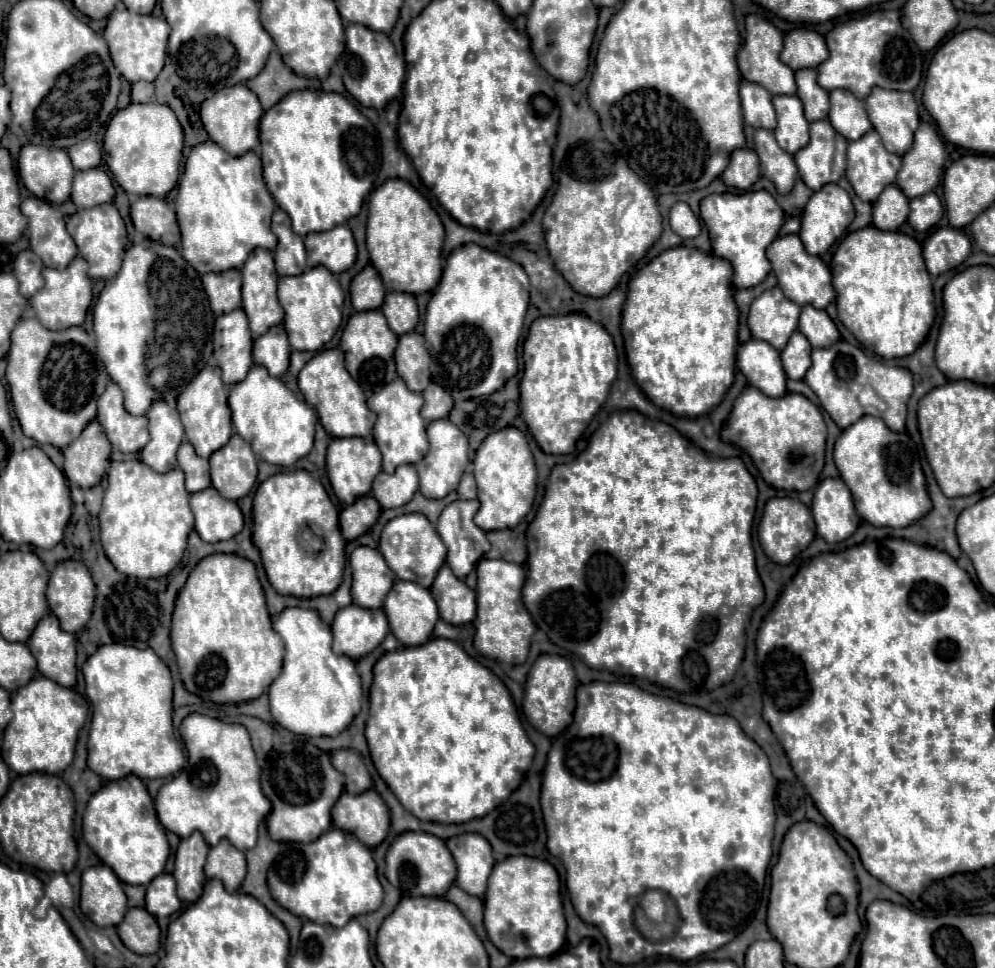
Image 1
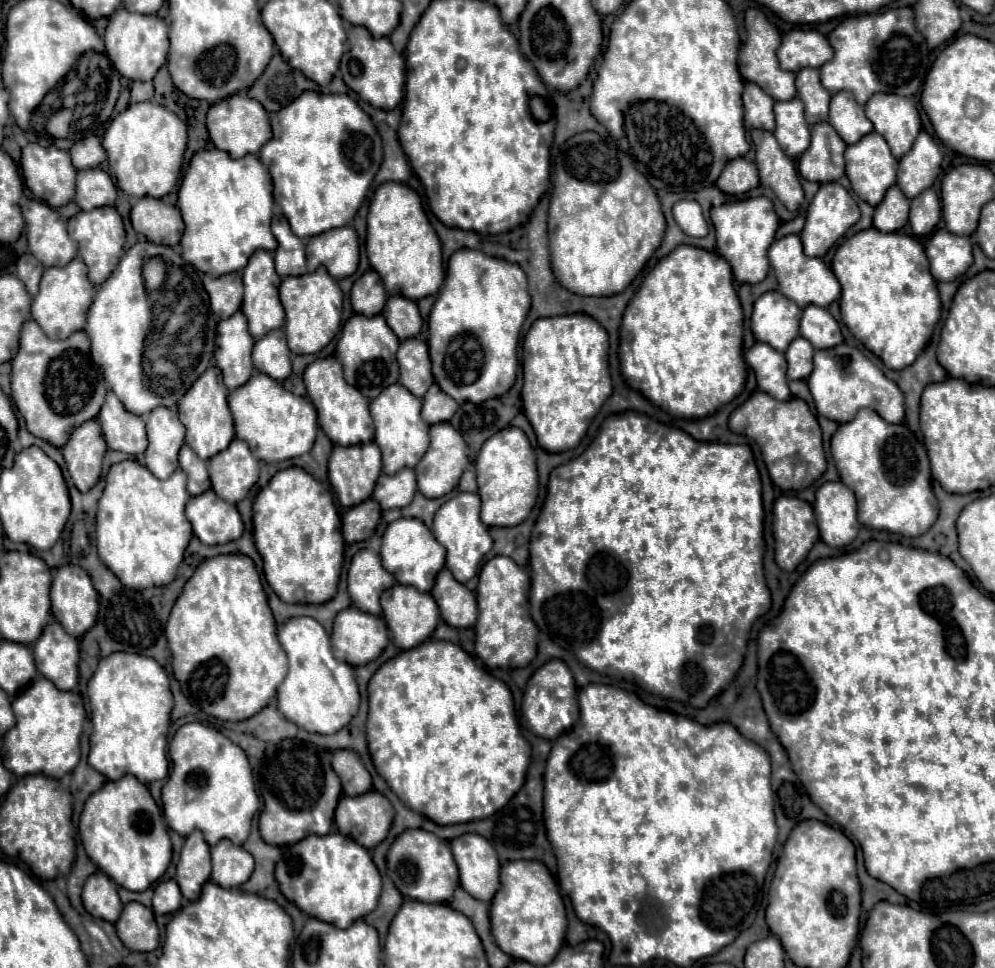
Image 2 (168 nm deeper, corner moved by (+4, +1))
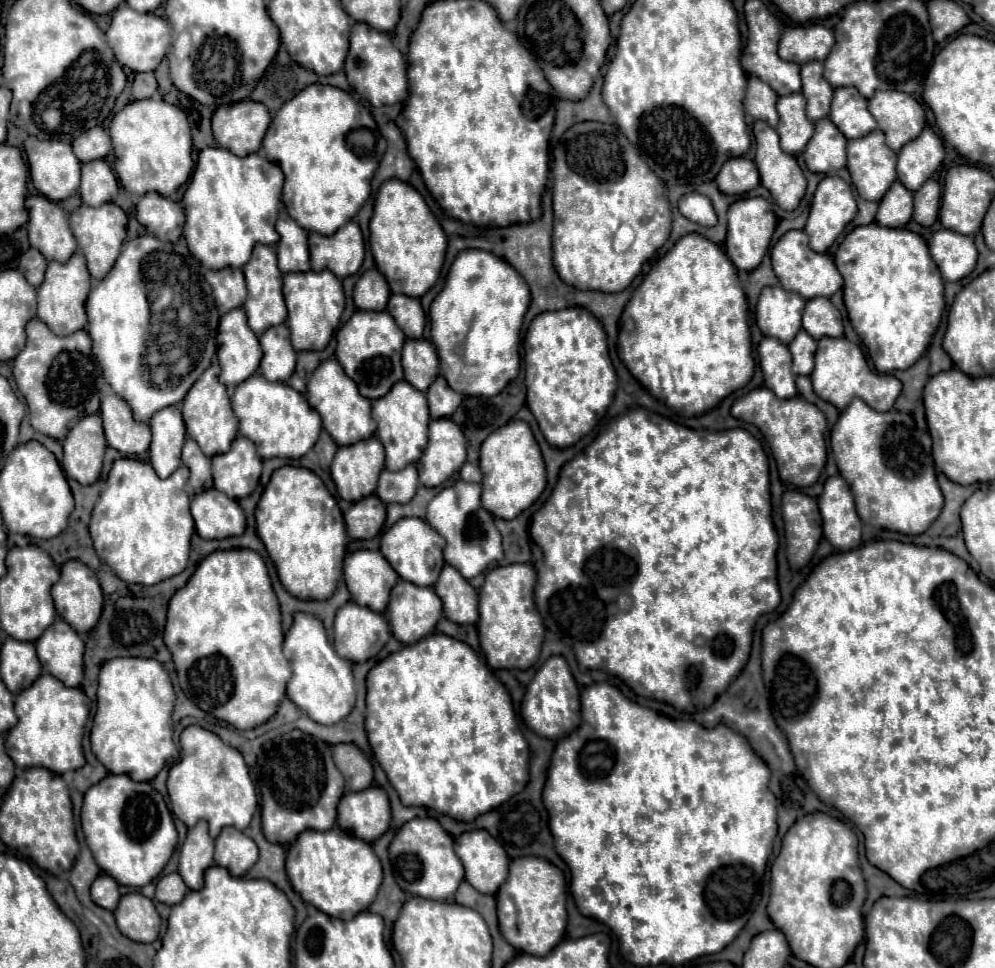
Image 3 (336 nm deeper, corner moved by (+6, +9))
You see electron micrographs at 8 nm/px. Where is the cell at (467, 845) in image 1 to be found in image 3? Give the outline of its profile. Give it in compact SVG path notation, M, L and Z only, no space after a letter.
M469 830L455 838L455 852L463 860L465 880L483 894L495 894L507 878L509 858L487 830Z

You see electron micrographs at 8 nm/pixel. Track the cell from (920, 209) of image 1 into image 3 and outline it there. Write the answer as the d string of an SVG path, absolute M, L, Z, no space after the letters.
M927 180L919 192L915 192L913 220L921 226L931 226L937 220L941 204L941 186L937 180Z

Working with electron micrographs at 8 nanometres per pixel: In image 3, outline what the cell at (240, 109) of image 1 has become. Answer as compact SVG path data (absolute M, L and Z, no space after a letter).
M255 100L219 106L211 118L215 142L237 156L247 156L261 148L269 122L271 116L267 108Z

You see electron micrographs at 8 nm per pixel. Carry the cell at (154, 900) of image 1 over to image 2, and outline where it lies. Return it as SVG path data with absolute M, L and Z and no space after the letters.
M167 880L167 882L161 882L157 888L155 888L155 896L153 896L153 912L155 914L171 914L171 912L177 912L179 906L181 906L181 890L177 886L175 880Z

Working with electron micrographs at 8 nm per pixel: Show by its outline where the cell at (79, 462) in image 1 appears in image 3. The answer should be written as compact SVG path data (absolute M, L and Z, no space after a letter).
M99 414L85 416L79 420L63 440L63 470L79 484L93 484L103 466L103 454L107 440Z

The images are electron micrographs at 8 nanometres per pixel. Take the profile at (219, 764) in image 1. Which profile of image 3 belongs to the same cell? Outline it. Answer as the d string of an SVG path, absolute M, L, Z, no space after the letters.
M195 724L181 732L179 744L181 754L167 774L167 792L173 814L187 828L193 828L199 820L207 820L211 838L217 838L223 826L245 830L257 810L257 792L239 750L225 744L215 732Z

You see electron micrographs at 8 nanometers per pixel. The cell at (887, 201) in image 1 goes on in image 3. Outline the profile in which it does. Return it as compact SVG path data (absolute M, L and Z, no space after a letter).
M895 182L879 202L877 224L889 228L903 228L913 214L913 192Z

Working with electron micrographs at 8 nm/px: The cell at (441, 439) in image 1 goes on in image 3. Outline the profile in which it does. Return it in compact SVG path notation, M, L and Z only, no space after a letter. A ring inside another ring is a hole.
M451 418L431 420L429 424L429 444L421 460L415 464L419 468L421 484L435 488L451 478L467 460L467 440L459 426ZM427 462L427 464L425 464ZM425 472L425 476L423 476Z

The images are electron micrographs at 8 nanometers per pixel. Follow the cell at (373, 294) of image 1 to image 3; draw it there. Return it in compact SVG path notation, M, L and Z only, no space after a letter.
M377 268L367 270L355 284L353 300L359 310L385 310L389 300L389 288L383 280L383 274Z

